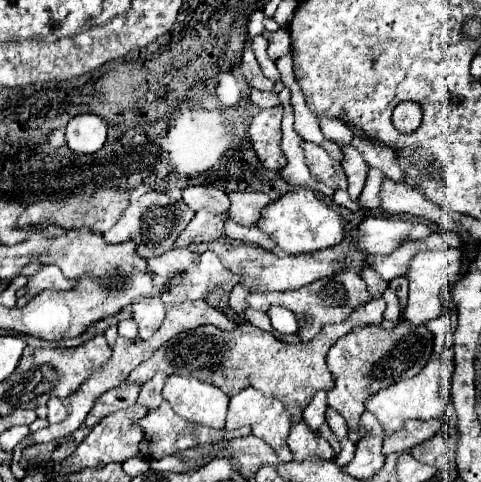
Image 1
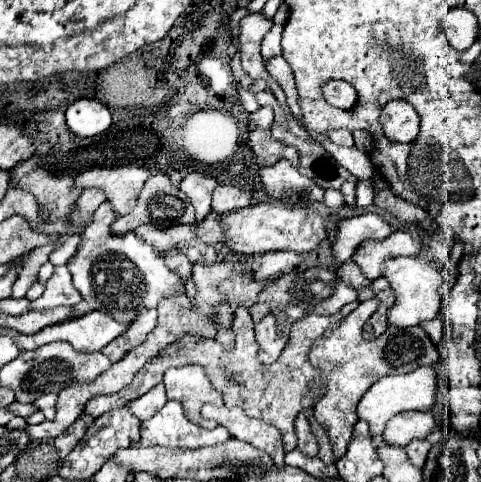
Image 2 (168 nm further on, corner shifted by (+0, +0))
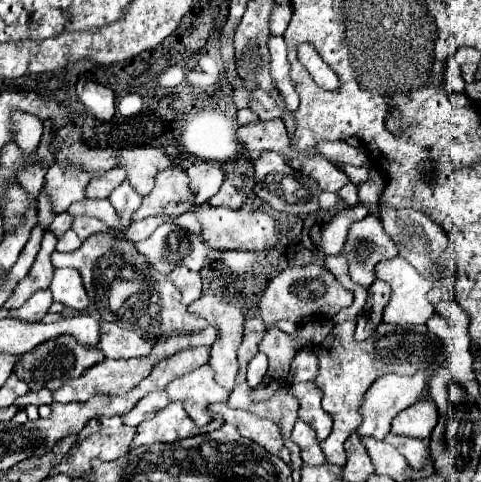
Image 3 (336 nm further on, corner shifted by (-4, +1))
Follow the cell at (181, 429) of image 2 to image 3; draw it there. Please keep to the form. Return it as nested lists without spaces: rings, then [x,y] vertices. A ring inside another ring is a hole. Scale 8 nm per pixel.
[[[172,401],[172,403],[168,403],[168,407],[158,411],[154,419],[148,419],[148,421],[144,421],[144,423],[140,423],[136,427],[132,447],[152,445],[152,443],[174,443],[178,439],[186,439],[186,437],[192,437],[192,435],[214,431],[220,425],[222,425],[220,421],[212,421],[212,423],[208,423],[204,427],[198,427],[188,417],[182,403]]]

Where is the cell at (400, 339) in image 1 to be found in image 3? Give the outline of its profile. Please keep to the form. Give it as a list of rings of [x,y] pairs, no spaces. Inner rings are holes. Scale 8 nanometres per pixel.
[[[352,321],[338,323],[330,335],[318,345],[316,353],[320,359],[320,373],[316,377],[316,387],[324,391],[322,399],[322,409],[328,411],[334,417],[334,427],[332,433],[328,435],[326,441],[320,443],[326,461],[334,465],[344,465],[346,463],[346,453],[344,453],[344,441],[358,429],[358,423],[362,421],[358,407],[362,401],[362,395],[368,391],[368,387],[380,379],[386,373],[398,373],[398,375],[412,375],[420,369],[428,369],[434,363],[434,357],[438,353],[438,337],[434,337],[426,325],[416,325],[416,327],[400,327],[392,323],[380,323],[376,331],[366,339],[366,341],[354,341],[352,337],[354,325]],[[322,347],[330,355],[322,355]],[[358,367],[360,367],[360,377],[358,377]]]

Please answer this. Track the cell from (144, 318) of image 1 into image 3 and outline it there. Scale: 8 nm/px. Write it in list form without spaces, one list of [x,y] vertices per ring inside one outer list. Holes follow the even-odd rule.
[[[100,321],[100,329],[102,329],[100,349],[104,351],[104,357],[110,357],[110,359],[144,357],[152,349],[150,341],[142,339],[136,331],[118,327],[116,323]]]

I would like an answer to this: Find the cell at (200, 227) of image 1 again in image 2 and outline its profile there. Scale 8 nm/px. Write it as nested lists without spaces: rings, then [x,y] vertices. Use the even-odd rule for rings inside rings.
[[[190,224],[170,226],[166,230],[160,230],[154,226],[140,226],[134,234],[144,242],[152,244],[160,254],[164,254],[170,248],[176,248],[184,252],[190,258],[190,262],[214,264],[218,256],[216,248],[212,244],[204,244]]]

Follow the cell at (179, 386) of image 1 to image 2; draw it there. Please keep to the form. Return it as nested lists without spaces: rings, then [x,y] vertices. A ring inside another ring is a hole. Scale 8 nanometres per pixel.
[[[200,366],[168,368],[164,374],[164,386],[166,386],[168,400],[180,402],[190,422],[202,428],[218,426],[214,420],[204,420],[200,414],[200,408],[208,402],[214,406],[222,406],[222,396],[214,390],[204,368]]]

